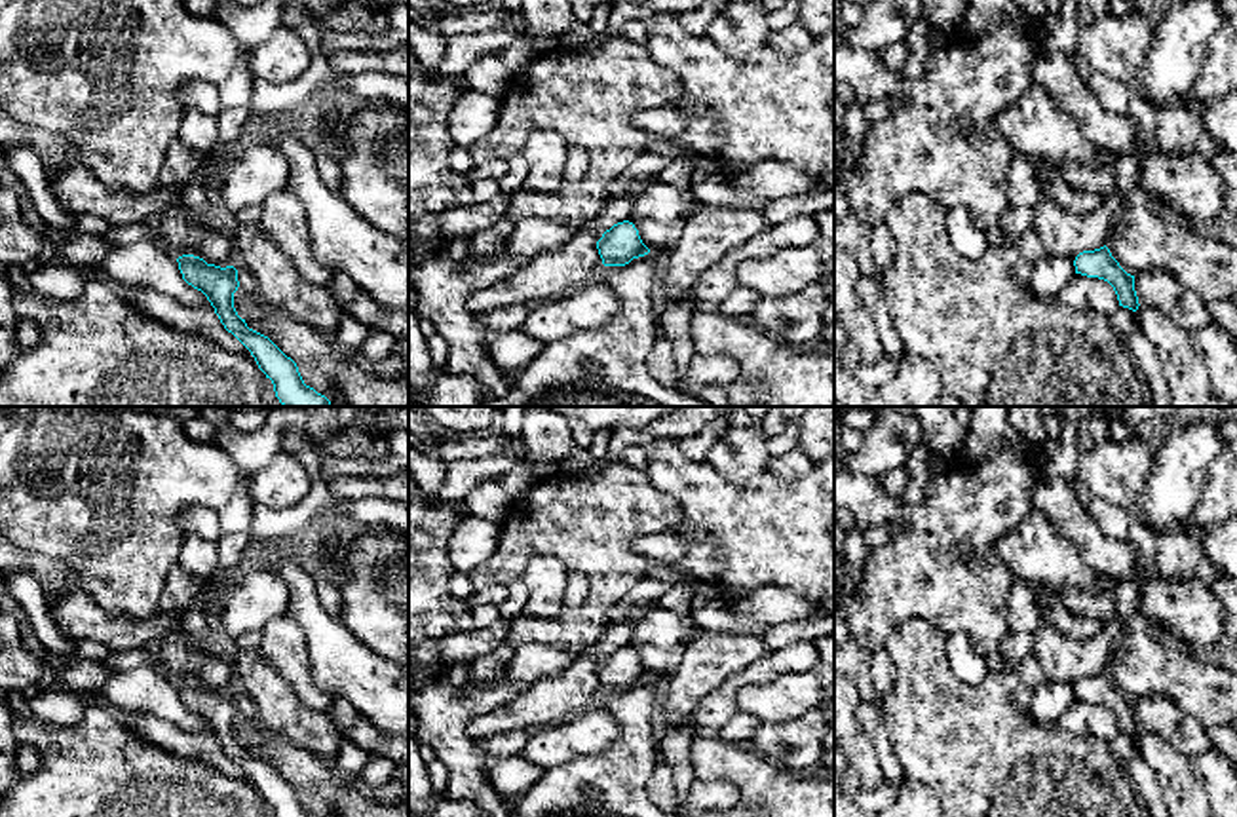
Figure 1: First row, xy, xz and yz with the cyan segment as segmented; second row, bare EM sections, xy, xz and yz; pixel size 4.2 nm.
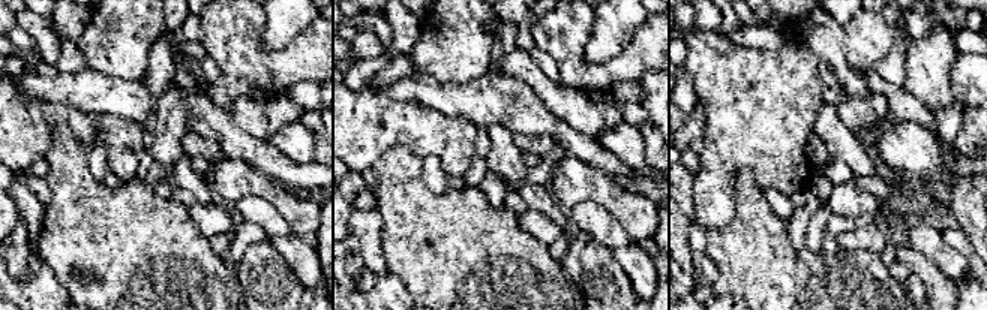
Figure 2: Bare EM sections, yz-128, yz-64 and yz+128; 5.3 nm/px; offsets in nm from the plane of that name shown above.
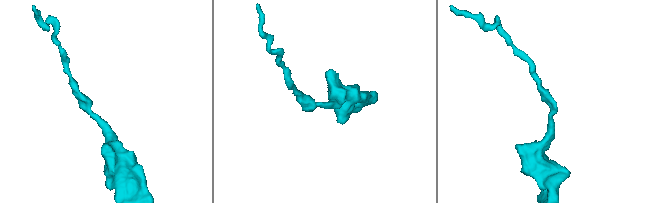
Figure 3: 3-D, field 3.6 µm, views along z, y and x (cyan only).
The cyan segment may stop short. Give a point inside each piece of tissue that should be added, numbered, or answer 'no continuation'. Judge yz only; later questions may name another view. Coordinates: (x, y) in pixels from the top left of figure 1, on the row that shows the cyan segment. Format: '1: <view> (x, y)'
no continuation

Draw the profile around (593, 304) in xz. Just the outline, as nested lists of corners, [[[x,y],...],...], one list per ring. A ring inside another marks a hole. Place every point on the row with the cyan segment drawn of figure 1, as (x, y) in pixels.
[[[589,283],[564,296],[536,302],[521,331],[543,342],[564,340],[580,331],[604,325],[618,308],[612,289]]]

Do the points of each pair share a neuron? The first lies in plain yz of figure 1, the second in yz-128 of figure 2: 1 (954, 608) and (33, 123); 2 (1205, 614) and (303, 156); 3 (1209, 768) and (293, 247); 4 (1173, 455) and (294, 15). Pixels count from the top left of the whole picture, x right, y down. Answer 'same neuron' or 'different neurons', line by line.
1: same neuron
2: same neuron
3: same neuron
4: same neuron

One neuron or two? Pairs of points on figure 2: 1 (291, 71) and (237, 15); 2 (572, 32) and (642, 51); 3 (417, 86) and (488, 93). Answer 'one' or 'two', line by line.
1: one
2: one
3: one

